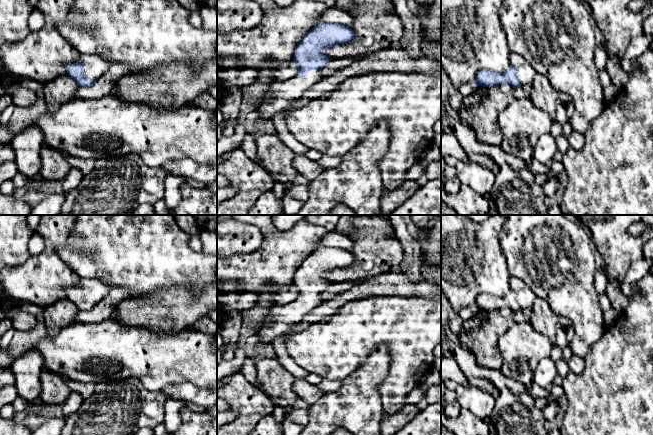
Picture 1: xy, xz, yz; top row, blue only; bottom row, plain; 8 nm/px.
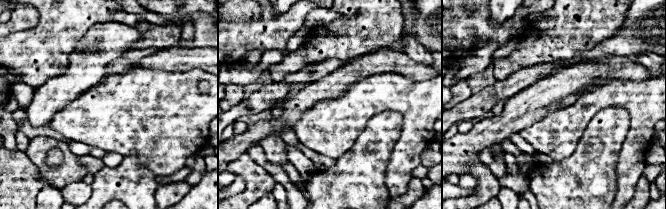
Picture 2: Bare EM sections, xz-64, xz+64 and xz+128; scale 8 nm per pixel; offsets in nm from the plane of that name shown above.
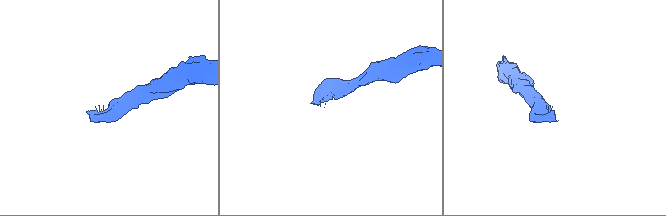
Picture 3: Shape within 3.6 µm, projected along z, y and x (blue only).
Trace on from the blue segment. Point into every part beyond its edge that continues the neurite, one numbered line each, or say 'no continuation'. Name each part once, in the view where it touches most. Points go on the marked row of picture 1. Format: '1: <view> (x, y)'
1: xz (282, 94)

